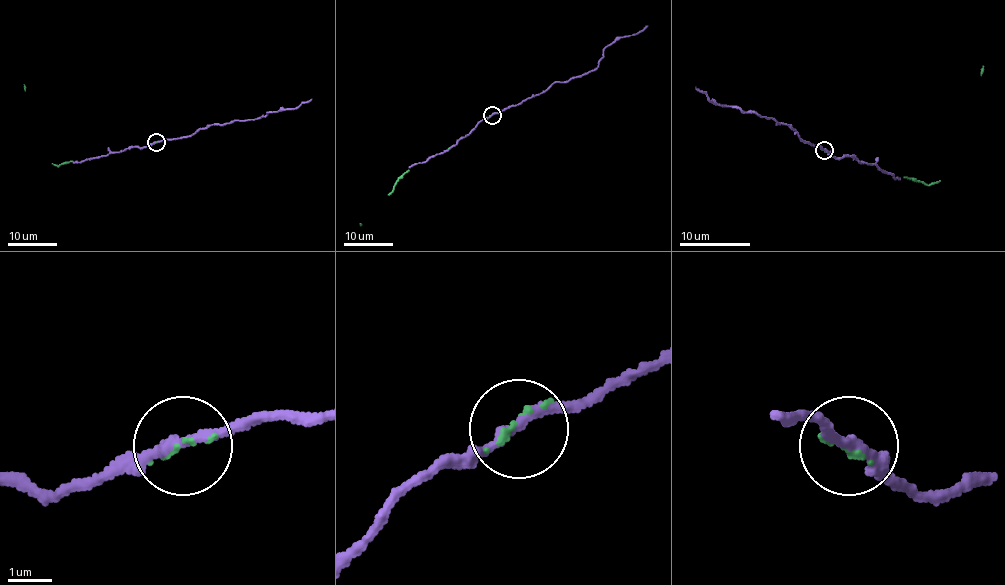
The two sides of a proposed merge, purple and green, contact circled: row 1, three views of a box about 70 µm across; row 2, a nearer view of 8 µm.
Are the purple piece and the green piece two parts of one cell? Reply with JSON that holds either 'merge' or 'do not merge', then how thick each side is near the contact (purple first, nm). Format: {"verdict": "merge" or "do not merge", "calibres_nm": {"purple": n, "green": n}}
{"verdict": "merge", "calibres_nm": {"purple": 240, "green": 110}}

